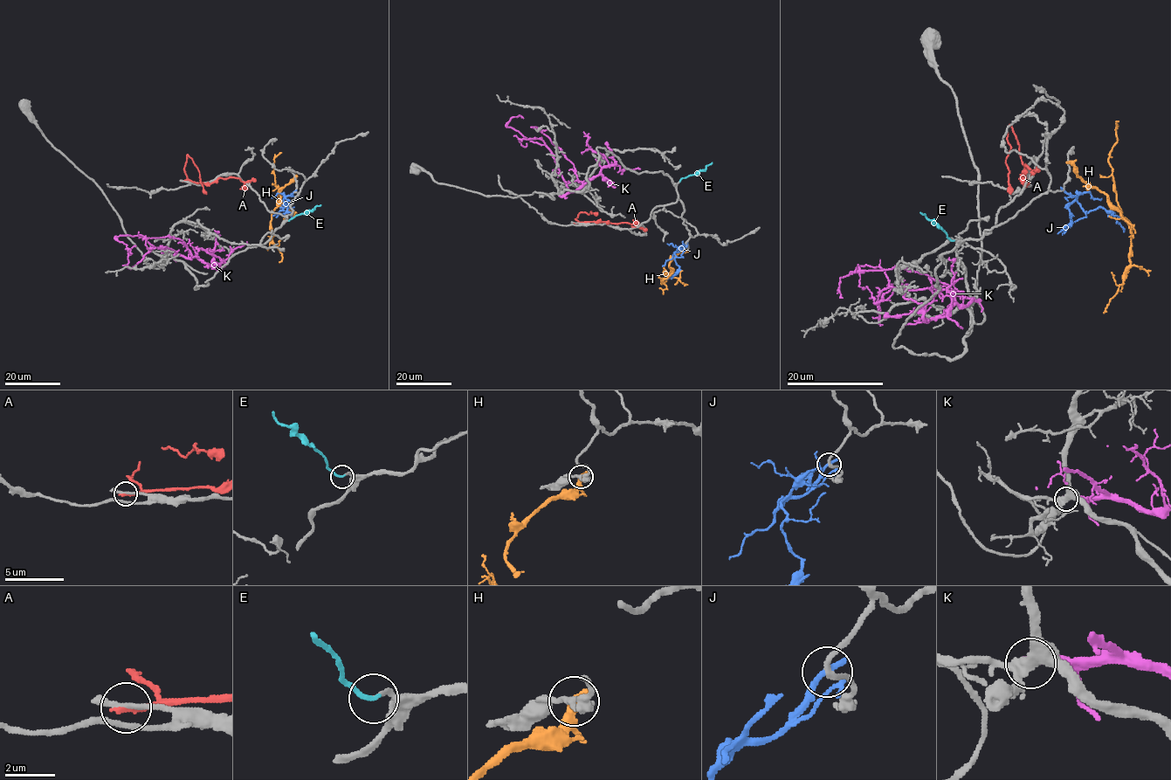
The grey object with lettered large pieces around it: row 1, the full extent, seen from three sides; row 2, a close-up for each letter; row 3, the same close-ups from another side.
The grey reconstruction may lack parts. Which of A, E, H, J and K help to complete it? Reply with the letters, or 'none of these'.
E, K

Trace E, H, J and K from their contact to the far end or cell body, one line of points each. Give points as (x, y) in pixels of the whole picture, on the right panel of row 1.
E: (953, 241), (920, 212)
H: (1068, 162), (1086, 182), (1106, 196), (1106, 200), (1130, 223), (1130, 267), (1103, 313)
J: (1063, 189), (1074, 196), (1084, 212), (1100, 207), (1109, 212), (1124, 231)
K: (978, 300), (948, 289), (899, 288), (889, 285), (885, 270), (864, 265), (840, 277), (837, 289), (843, 298)

